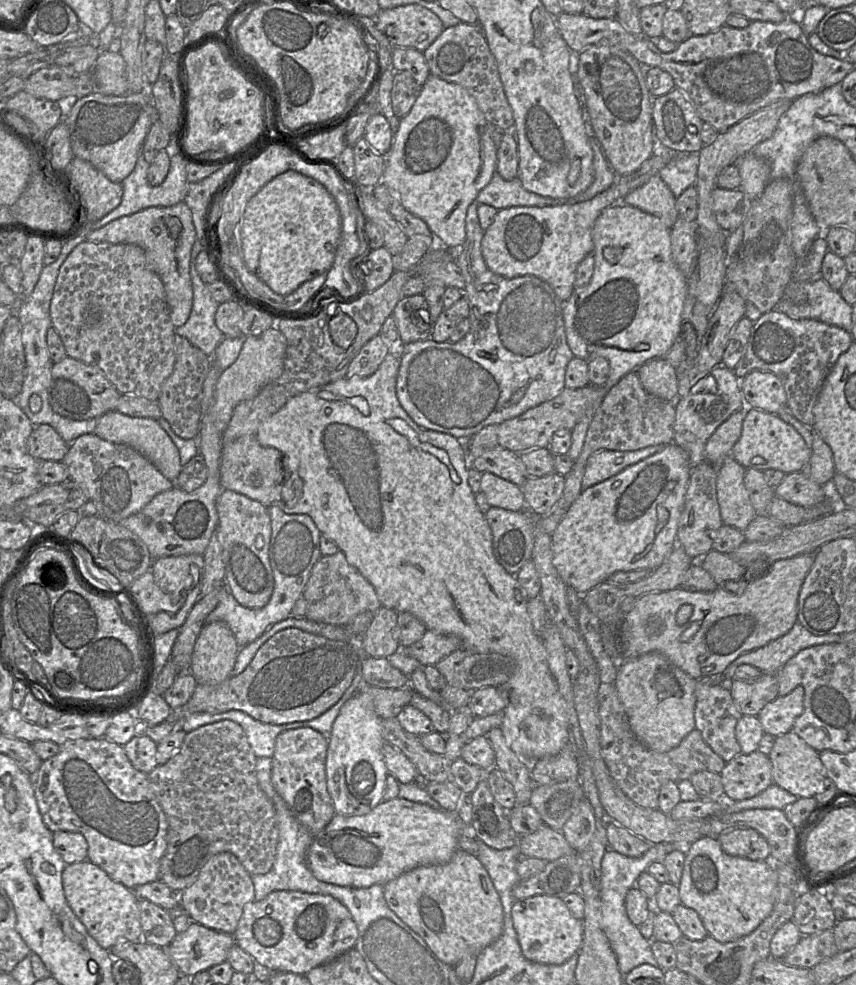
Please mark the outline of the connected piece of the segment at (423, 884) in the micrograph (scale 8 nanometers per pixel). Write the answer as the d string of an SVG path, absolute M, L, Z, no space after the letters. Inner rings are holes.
M462 849L449 862L416 867L386 883L383 889L388 907L450 966L465 956L477 956L503 932L500 896L482 863Z

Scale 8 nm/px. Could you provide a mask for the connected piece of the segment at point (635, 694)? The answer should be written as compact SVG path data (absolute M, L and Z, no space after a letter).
M656 652L647 653L635 659L621 659L614 682L633 733L645 747L659 753L668 752L677 747L695 729L696 684L696 679Z

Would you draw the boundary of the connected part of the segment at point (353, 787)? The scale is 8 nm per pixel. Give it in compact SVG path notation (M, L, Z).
M358 692L341 707L335 719L326 758L327 789L335 812L346 816L369 813L383 801L388 770L383 747L382 718L374 709L371 697Z

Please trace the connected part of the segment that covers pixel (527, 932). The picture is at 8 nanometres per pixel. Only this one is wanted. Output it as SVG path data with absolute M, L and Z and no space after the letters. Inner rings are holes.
M535 895L515 900L511 909L513 926L525 958L541 964L560 965L571 958L583 941L583 922L575 918L562 898Z

